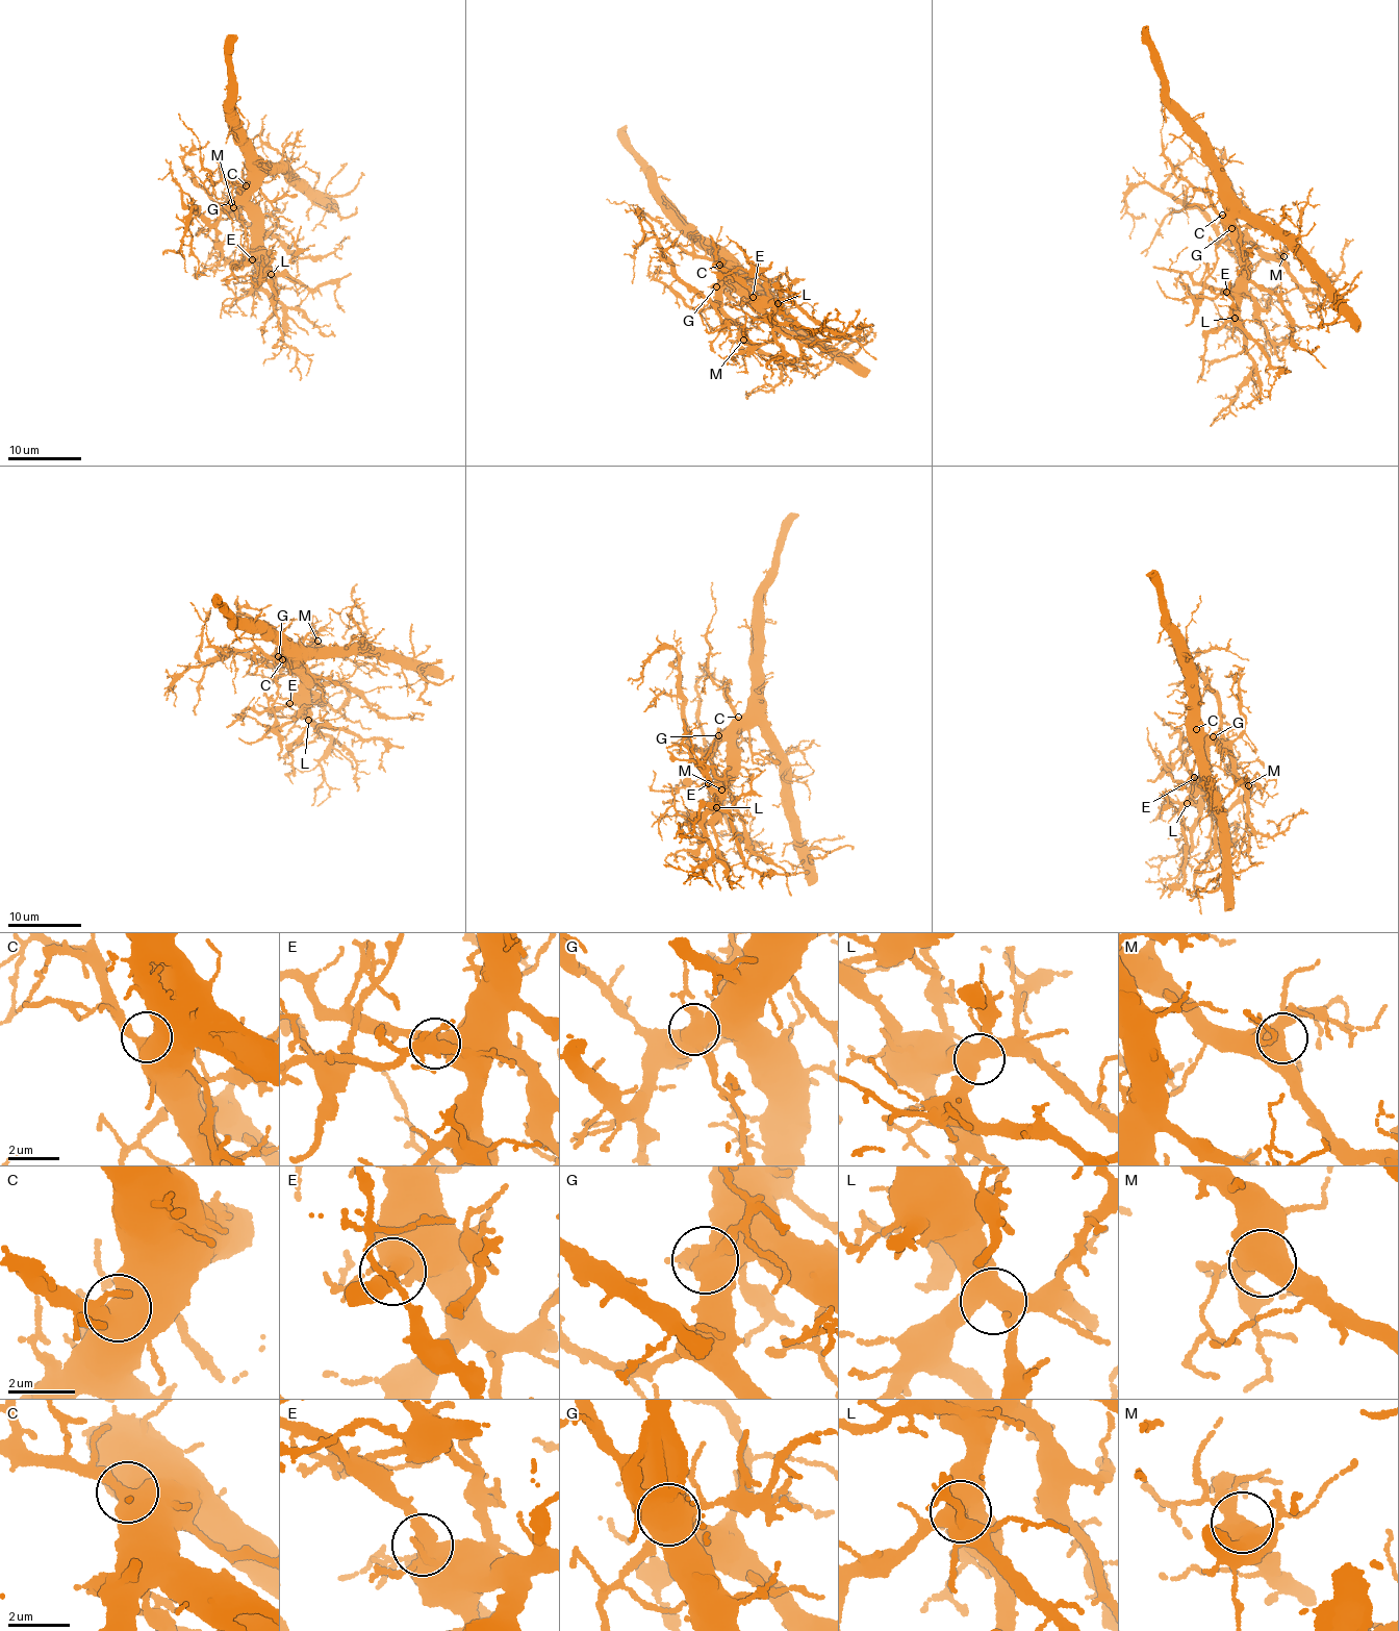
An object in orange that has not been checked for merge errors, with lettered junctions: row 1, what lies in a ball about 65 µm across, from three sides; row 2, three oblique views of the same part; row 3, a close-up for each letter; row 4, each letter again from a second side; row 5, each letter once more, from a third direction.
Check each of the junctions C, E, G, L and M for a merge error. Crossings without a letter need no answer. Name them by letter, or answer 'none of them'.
G

